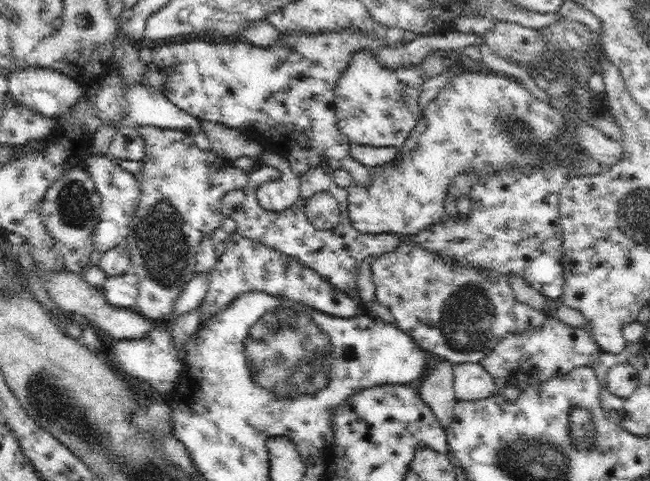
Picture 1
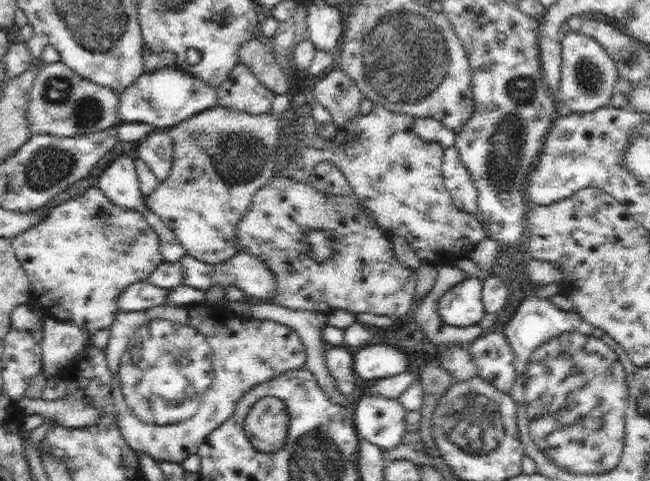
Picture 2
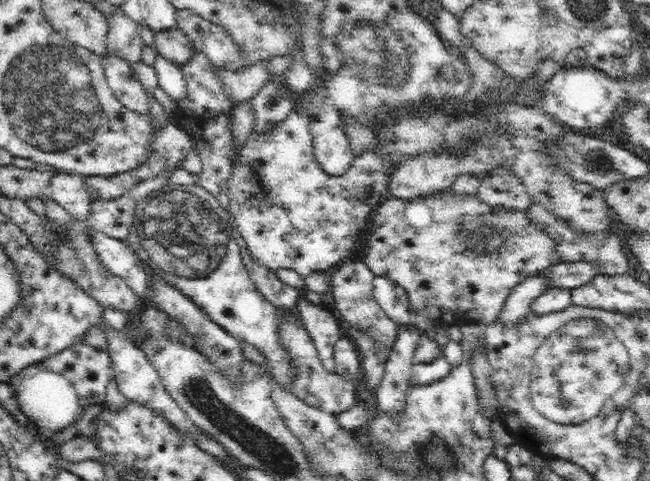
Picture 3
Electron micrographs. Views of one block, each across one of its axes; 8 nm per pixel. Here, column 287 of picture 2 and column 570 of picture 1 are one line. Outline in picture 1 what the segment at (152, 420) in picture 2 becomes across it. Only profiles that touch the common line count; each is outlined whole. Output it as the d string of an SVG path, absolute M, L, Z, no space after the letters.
M548 316L540 328L528 328L518 333L510 332L479 362L495 382L495 394L504 395L508 386L517 386L521 391L556 376L564 376L570 370L590 366L598 360L601 352L589 327L573 327L560 319Z

